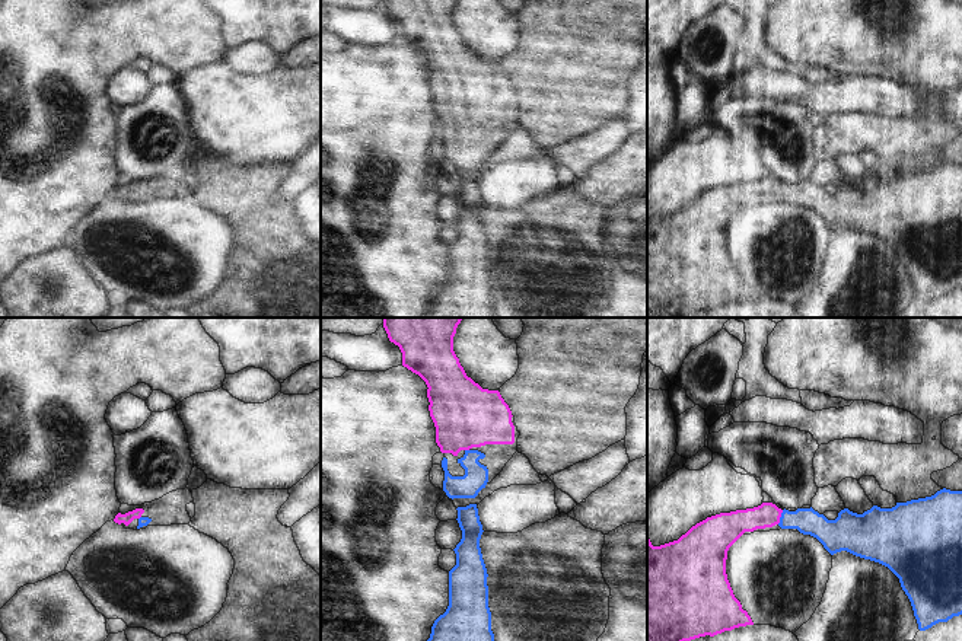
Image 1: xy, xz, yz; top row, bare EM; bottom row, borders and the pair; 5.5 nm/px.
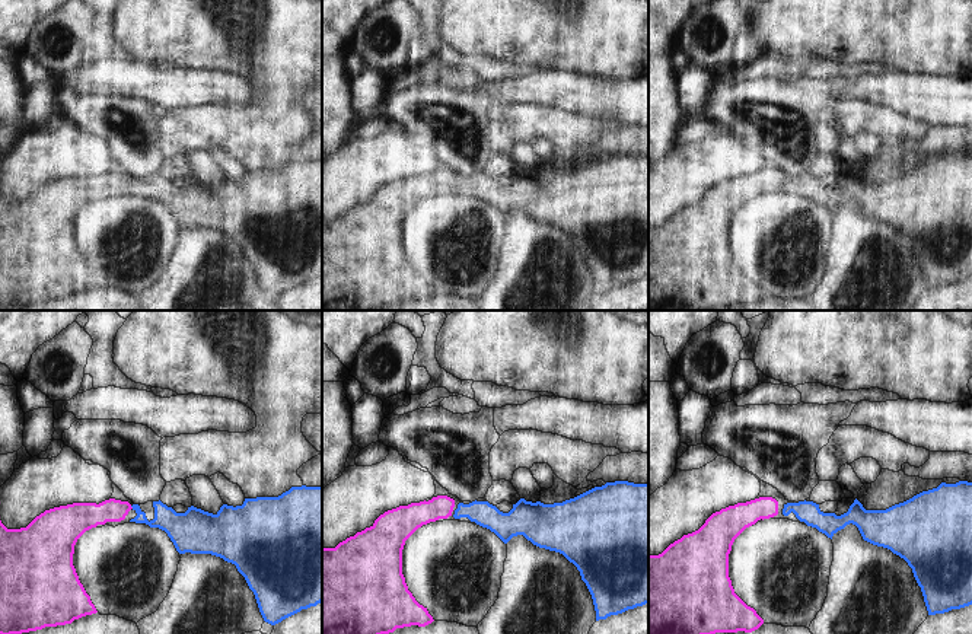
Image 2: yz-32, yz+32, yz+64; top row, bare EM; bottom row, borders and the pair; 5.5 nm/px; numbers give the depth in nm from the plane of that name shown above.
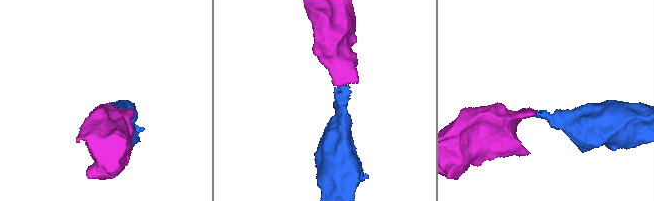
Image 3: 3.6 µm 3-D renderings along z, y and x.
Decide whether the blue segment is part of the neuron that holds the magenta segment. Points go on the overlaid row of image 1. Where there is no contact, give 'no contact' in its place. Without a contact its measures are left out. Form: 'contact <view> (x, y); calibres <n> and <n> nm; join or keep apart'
contact yz (780, 516); calibres 140 and 140 nm; join

